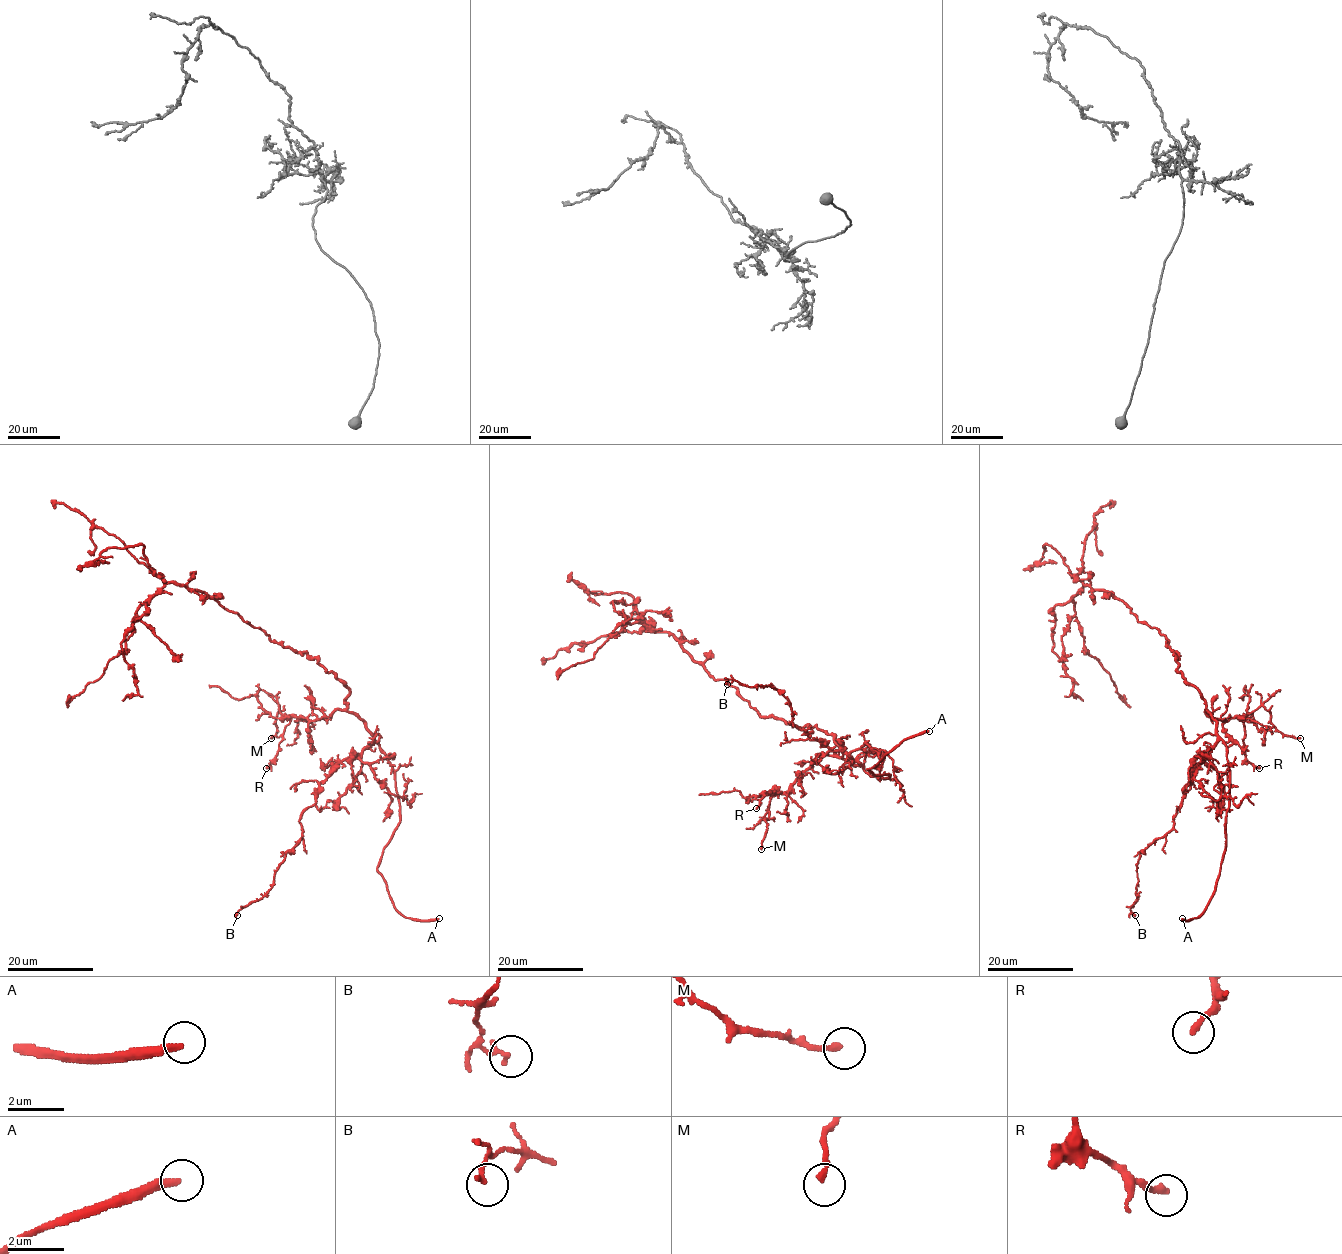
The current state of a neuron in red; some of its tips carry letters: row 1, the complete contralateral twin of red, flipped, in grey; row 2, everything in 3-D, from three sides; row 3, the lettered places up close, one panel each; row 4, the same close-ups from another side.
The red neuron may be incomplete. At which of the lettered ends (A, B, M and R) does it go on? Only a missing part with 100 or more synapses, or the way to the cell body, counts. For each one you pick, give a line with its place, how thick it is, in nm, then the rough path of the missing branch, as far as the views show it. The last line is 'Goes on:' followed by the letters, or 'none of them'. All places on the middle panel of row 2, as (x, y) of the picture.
A: place (929, 731); calibre 280 nm
Goes on: A

